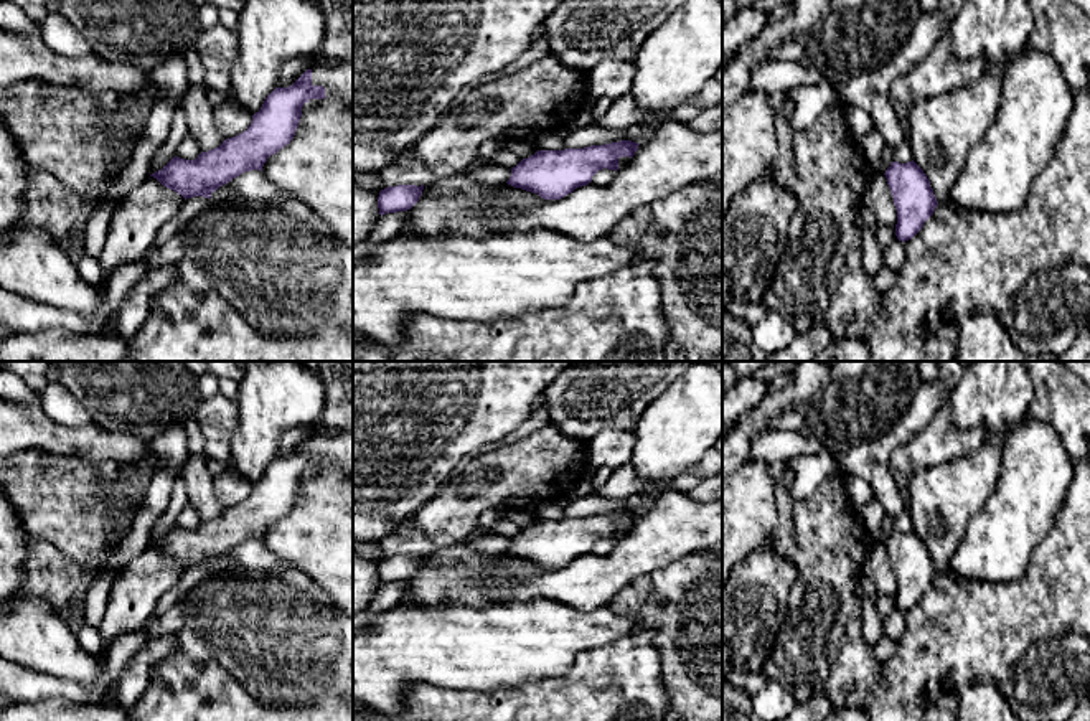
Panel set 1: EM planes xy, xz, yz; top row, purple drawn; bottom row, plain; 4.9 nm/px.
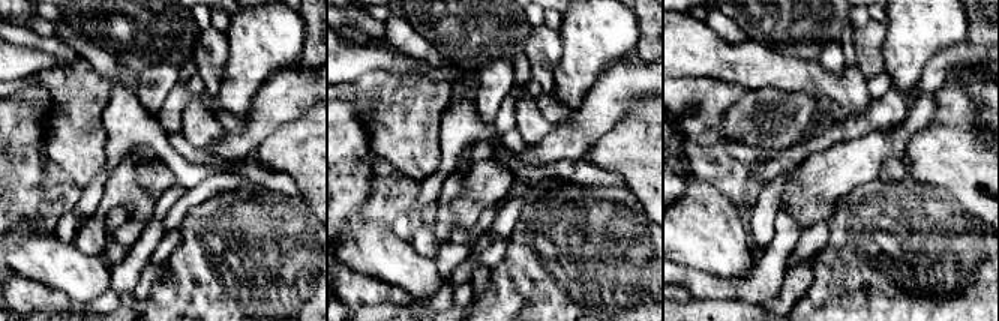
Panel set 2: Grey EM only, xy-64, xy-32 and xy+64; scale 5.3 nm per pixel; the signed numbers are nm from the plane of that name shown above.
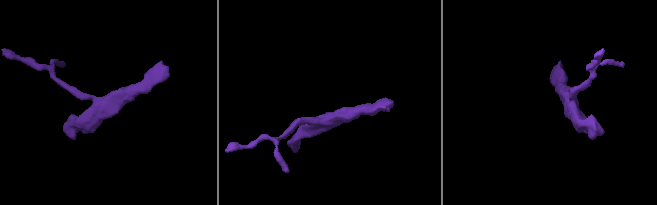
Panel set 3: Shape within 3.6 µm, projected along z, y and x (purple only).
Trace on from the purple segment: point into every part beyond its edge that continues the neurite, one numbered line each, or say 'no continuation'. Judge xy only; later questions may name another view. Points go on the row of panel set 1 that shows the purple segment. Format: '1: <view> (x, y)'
1: xy (337, 80)

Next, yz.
no continuation

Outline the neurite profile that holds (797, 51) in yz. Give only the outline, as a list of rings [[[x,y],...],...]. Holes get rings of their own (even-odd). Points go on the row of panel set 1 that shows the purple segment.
[[[808,38],[805,41],[790,41],[768,51],[768,61],[806,61]]]

